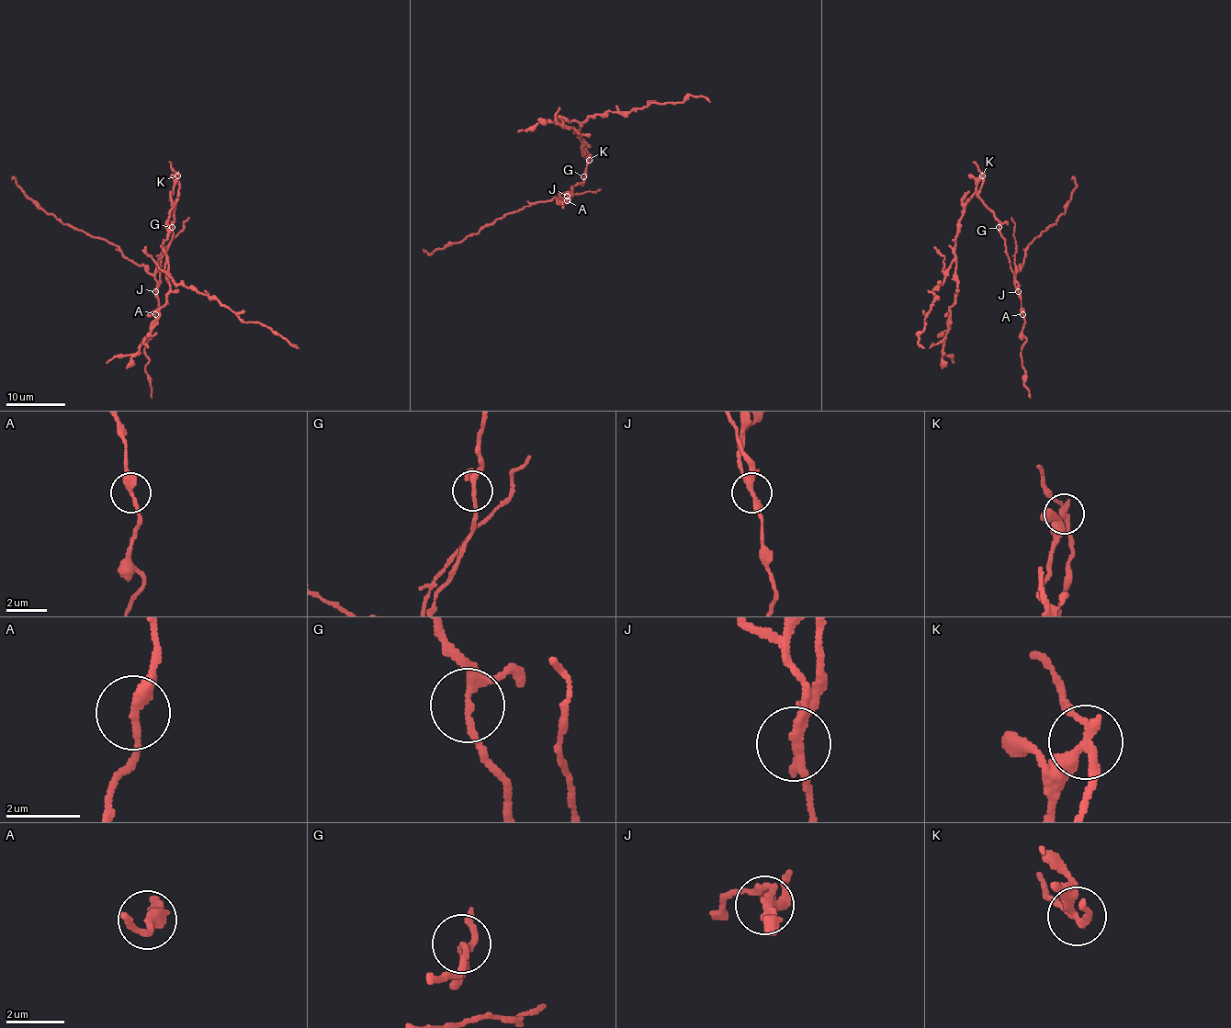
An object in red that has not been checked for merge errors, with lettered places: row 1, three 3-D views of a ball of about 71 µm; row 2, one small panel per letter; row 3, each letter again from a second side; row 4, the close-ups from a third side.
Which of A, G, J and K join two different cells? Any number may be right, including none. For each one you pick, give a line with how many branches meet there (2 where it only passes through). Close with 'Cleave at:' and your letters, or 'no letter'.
J: 3 branches meet
K: 3 branches meet
Cleave at: J, K

